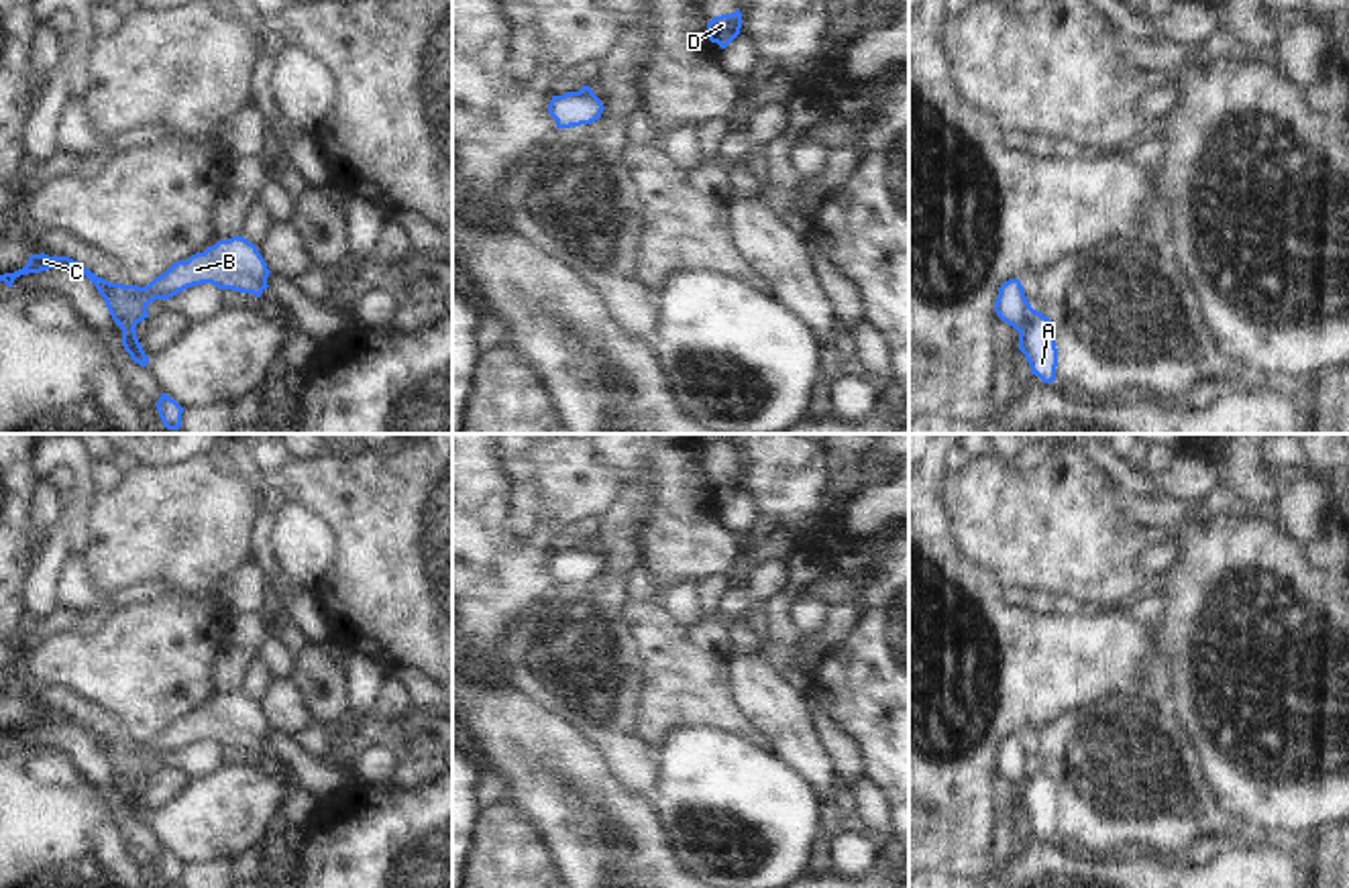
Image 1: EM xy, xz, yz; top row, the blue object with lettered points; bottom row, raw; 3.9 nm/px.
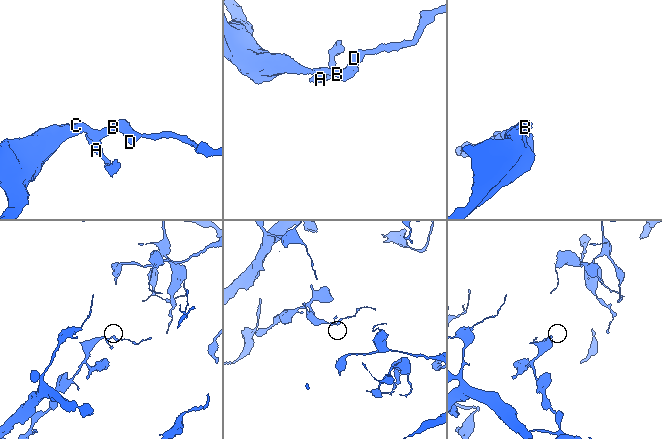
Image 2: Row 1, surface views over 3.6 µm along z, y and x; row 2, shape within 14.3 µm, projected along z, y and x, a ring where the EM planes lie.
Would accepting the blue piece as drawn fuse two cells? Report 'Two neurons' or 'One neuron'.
Two neurons.

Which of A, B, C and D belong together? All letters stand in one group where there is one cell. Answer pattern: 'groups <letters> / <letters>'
groups A / B C D

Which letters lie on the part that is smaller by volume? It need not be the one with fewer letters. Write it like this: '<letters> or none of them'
A

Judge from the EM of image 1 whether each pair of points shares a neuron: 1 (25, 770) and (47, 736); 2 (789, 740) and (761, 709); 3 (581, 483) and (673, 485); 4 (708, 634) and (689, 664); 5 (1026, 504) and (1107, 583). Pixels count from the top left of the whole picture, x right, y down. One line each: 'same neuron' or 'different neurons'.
1: different neurons
2: same neuron
3: different neurons
4: different neurons
5: same neuron

